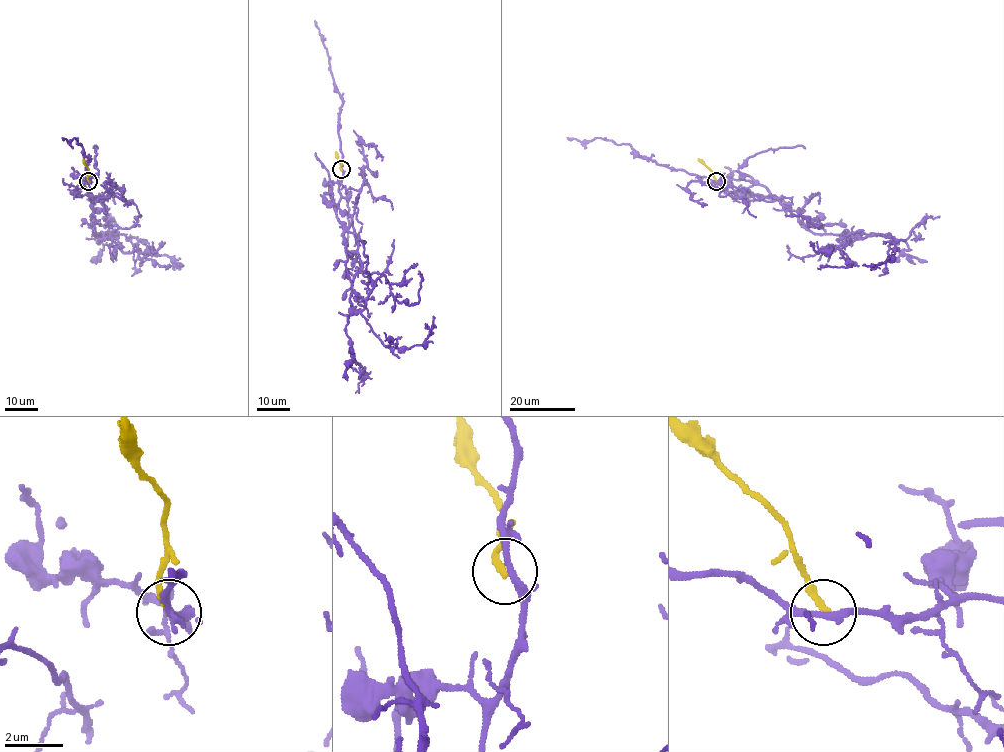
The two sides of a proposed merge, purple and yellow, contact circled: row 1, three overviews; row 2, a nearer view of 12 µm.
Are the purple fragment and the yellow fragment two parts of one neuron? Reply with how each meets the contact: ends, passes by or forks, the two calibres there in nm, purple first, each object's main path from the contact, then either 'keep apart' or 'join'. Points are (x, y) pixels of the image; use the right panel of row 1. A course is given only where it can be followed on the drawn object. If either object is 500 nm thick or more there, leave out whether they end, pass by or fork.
purple forks | yellow ends | 200/190 nm | purple via (716, 181), (762, 184), (806, 229), (845, 237), (833, 250), (822, 252), (841, 249), (850, 265), (817, 268) | yellow via (716, 181), (712, 172), (698, 158) | keep apart

